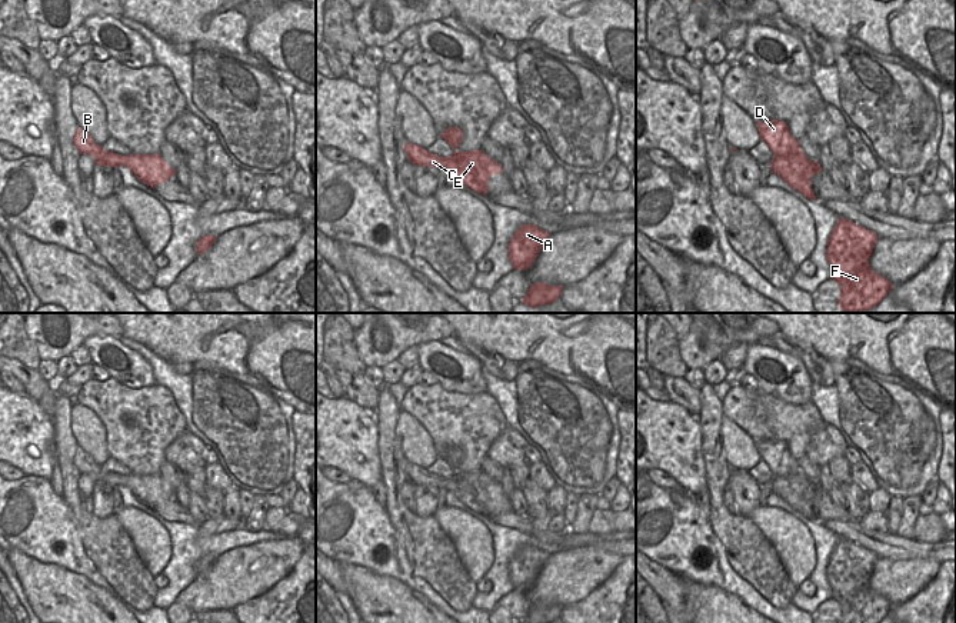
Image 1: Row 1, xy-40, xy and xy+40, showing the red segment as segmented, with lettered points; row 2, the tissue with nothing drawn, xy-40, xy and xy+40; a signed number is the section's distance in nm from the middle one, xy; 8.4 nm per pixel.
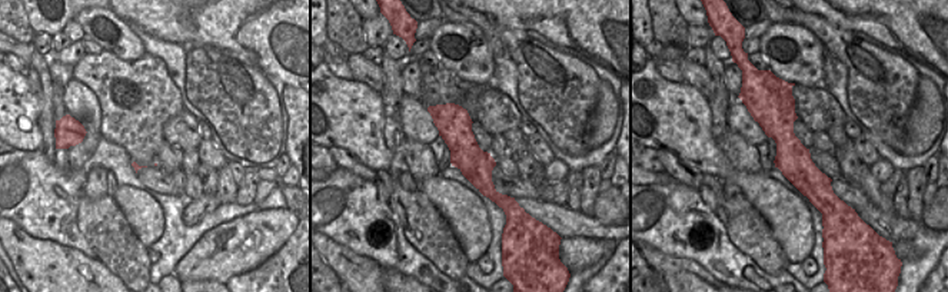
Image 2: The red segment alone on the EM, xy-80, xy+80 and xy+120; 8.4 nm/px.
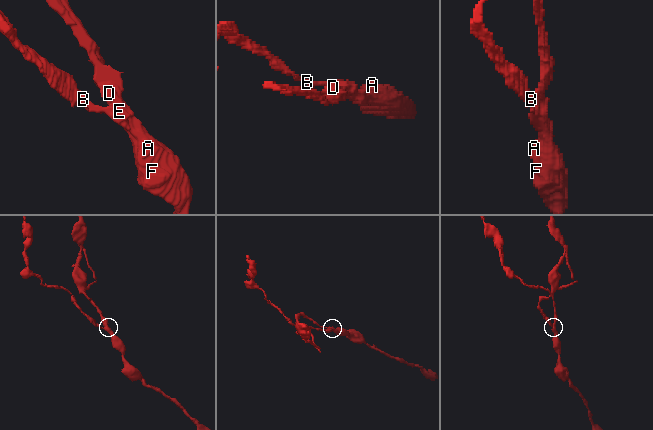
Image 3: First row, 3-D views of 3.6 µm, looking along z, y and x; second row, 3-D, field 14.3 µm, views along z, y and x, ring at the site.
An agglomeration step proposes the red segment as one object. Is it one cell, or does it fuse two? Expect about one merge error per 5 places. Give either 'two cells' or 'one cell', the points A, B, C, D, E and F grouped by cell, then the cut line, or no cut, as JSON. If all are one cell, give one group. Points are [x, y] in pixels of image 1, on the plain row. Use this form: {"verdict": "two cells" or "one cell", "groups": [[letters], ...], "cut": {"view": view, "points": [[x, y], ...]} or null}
{"verdict": "two cells", "groups": [["A", "D", "F"], ["B", "C", "E"]], "cut": {"view": "xy+40", "points": [[799, 472], [799, 486], [782, 497]]}}

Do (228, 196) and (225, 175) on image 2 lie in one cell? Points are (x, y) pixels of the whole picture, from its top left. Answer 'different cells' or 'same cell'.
same cell

